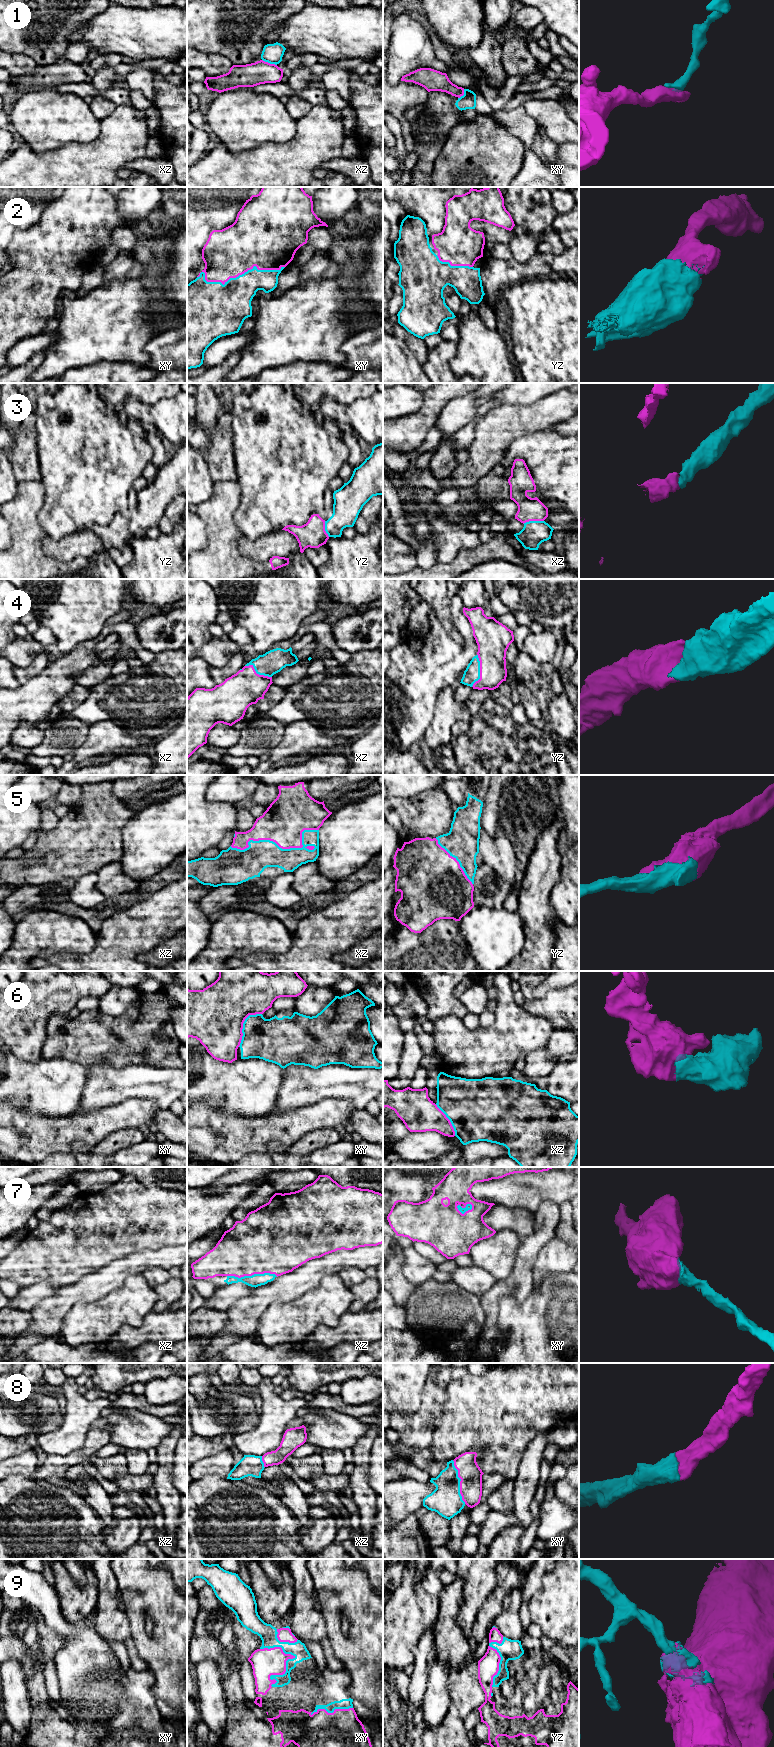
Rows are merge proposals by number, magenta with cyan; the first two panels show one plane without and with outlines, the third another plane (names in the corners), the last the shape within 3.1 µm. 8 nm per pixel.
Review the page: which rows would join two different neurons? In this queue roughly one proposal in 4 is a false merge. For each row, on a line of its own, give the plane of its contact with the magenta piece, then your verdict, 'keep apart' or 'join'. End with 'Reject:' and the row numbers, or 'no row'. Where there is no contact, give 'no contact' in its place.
1: xz | keep apart
2: xy | join
3: xz | join
4: yz | join
5: xz | join
6: xy | keep apart
7: xz | join
8: xy | join
9: xy | join
Reject: 1, 6

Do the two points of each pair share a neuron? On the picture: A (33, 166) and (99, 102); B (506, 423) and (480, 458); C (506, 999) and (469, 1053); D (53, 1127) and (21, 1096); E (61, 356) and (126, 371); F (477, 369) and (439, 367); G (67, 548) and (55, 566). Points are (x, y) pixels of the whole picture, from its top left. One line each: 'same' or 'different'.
A: different
B: same
C: same
D: different
E: different
F: different
G: different

